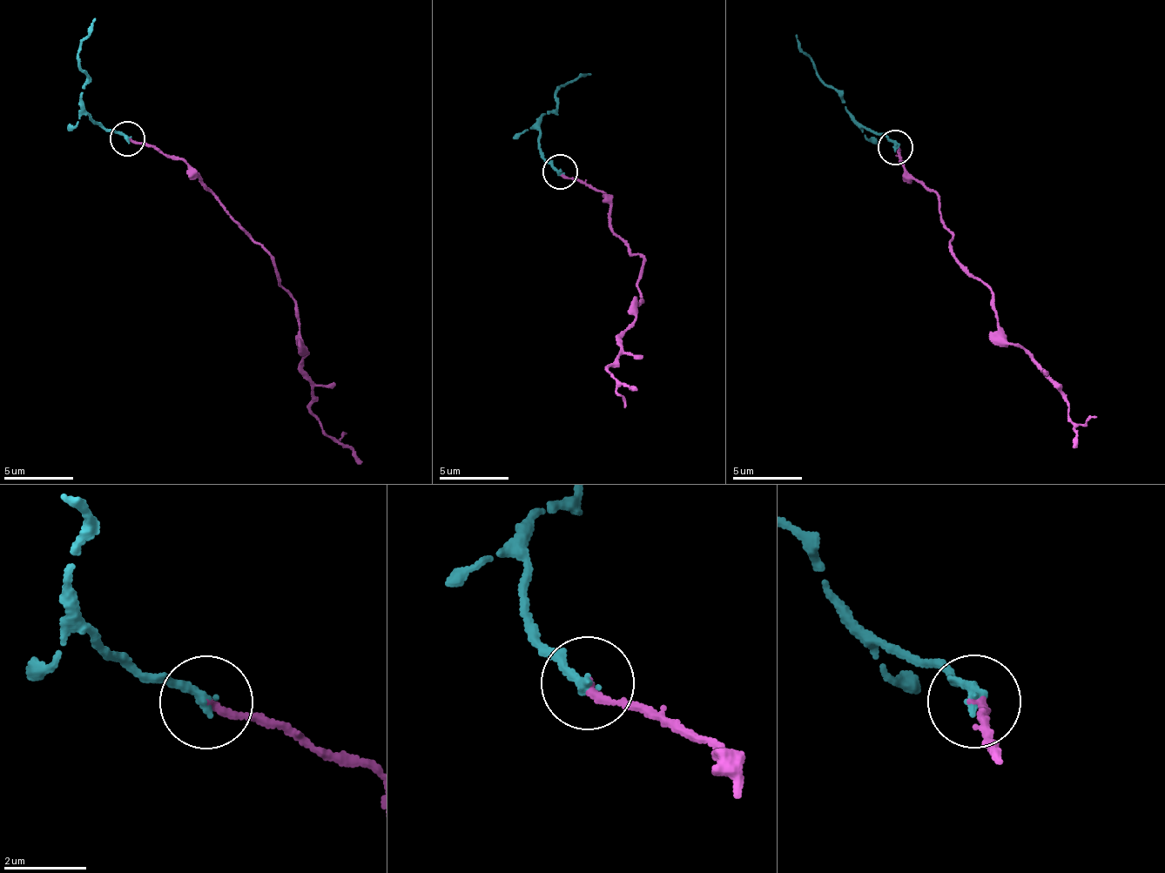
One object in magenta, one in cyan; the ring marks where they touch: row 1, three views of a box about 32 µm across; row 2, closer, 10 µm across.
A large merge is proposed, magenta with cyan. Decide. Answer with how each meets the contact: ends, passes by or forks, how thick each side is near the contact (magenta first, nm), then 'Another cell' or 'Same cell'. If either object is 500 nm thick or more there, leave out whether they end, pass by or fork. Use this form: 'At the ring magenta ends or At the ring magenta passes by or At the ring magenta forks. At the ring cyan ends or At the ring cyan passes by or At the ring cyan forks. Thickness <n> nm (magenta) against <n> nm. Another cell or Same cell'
At the ring magenta ends. At the ring cyan ends. Thickness 160 nm (magenta) against 280 nm. Same cell

